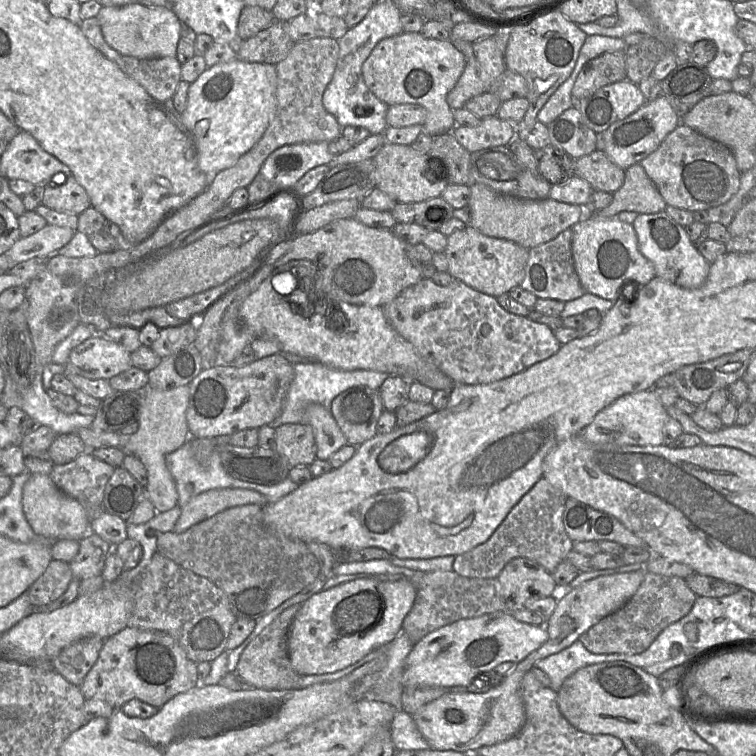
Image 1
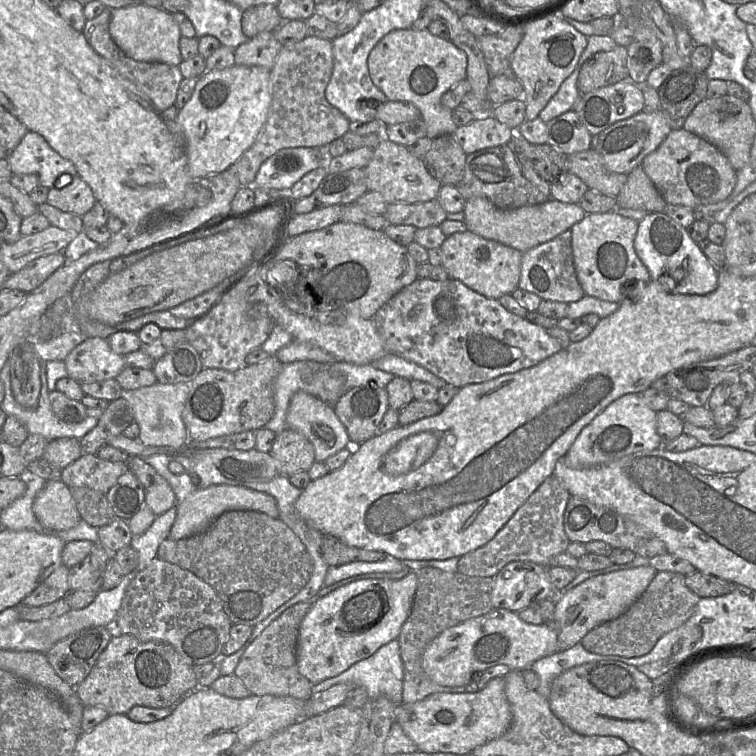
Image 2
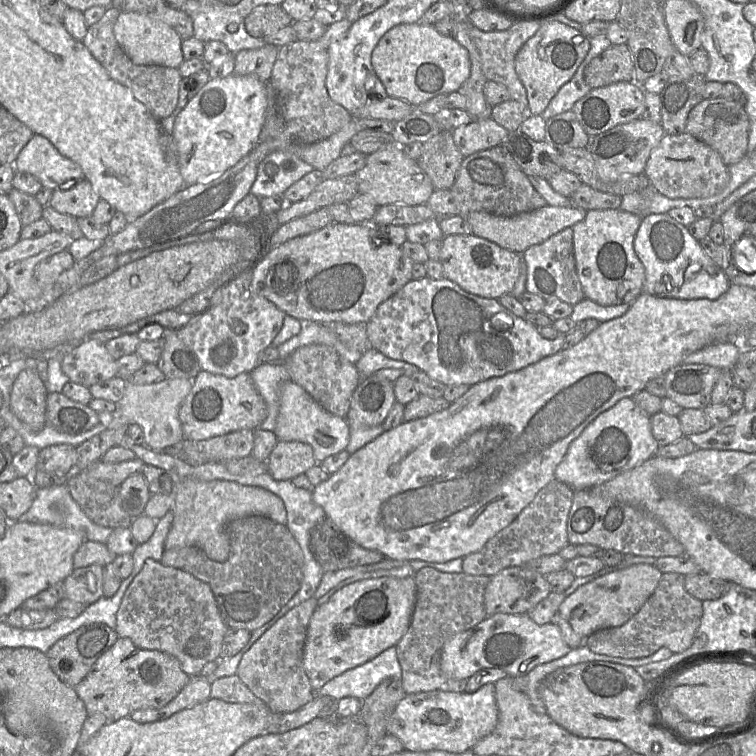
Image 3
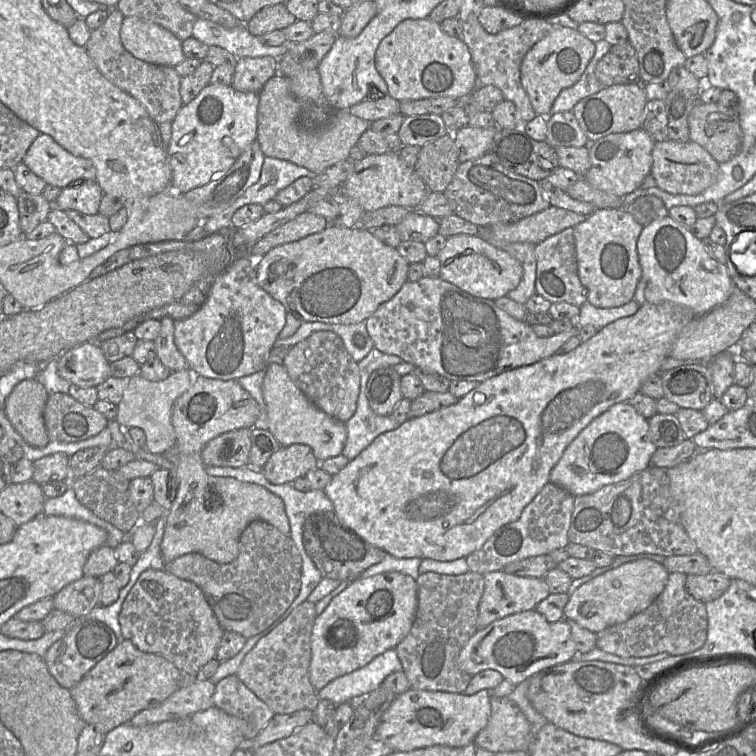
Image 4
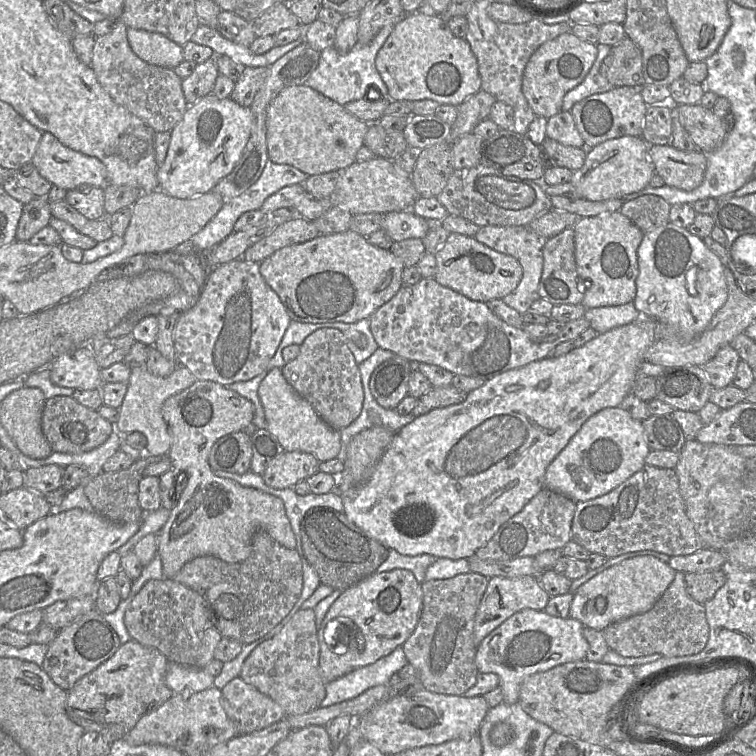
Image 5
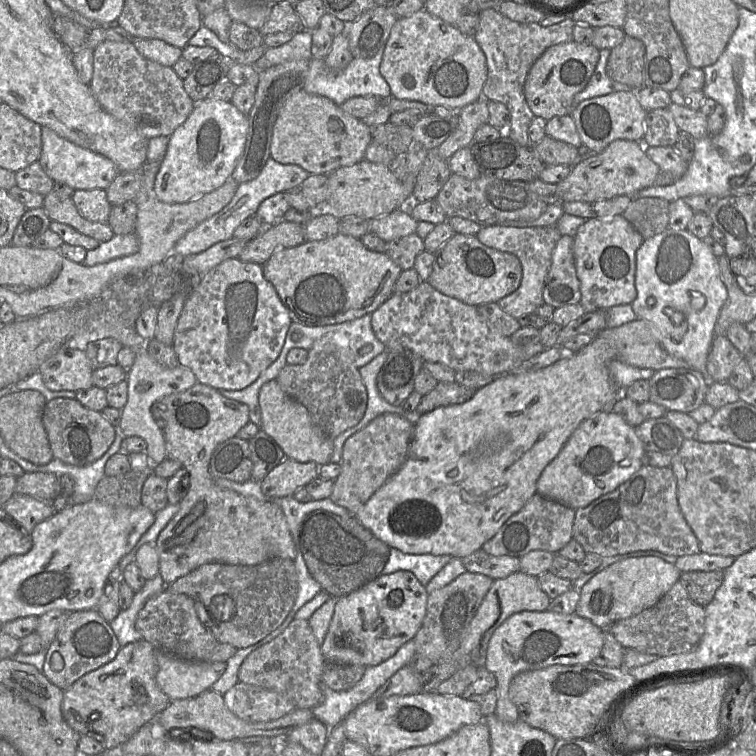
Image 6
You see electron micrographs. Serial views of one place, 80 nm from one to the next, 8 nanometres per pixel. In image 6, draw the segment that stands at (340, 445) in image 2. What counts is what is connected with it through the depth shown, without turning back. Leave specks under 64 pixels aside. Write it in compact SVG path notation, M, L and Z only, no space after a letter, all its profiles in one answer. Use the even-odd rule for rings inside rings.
M276 379L264 383L259 390L259 404L262 413L261 429L271 436L287 458L299 462L315 462L318 465L330 462L334 443L312 421L308 410L289 397Z

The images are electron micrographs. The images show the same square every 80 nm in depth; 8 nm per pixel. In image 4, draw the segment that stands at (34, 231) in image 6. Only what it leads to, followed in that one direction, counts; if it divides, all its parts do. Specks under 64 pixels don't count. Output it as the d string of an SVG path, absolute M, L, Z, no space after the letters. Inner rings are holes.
M23 192L17 198L17 203L22 236L46 221L49 212L53 209L53 204L48 202L41 194L35 195Z

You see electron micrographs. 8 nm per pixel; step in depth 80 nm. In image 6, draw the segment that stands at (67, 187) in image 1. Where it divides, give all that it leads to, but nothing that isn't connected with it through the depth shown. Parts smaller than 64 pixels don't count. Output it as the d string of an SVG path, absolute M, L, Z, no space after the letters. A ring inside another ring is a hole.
M75 190L71 199L85 219L91 222L108 222L112 206L107 199L105 190Z

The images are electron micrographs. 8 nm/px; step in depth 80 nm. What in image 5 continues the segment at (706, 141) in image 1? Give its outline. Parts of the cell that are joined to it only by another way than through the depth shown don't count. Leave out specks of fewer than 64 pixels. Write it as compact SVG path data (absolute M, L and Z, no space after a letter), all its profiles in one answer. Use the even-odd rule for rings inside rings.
M649 145L648 155L665 185L684 191L696 189L703 181L706 154L695 149L682 151L672 145Z

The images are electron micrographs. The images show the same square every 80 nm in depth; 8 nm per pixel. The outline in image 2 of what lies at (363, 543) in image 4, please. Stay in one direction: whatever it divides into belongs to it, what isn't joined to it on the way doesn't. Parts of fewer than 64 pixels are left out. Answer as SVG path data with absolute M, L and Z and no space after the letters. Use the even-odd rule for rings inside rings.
M323 534L320 552L329 567L353 562L378 562L392 557L382 551L349 546L330 534Z

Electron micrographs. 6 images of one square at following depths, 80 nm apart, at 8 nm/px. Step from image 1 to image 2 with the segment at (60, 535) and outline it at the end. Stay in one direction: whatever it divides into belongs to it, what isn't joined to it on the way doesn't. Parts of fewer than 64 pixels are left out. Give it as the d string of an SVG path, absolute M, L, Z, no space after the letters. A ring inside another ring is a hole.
M50 480L36 495L33 513L44 527L56 531L75 527L82 519L70 488L61 480Z

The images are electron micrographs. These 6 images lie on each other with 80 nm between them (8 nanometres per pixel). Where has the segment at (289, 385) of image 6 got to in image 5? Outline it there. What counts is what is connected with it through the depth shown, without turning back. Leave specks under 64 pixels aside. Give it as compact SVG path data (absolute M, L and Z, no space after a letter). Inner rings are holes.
M322 328L308 335L300 345L299 355L287 362L281 370L294 390L307 400L322 420L333 429L342 430L360 415L364 390L359 365L340 330Z

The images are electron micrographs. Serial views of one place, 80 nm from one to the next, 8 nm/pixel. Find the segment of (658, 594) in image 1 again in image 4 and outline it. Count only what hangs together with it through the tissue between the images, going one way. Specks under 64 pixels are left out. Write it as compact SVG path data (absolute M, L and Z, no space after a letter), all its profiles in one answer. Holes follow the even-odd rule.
M669 573L667 583L661 594L644 611L632 616L626 622L610 626L596 634L596 648L622 658L642 658L666 652L678 656L700 649L707 639L708 616L705 603L694 599L685 588L686 574Z

